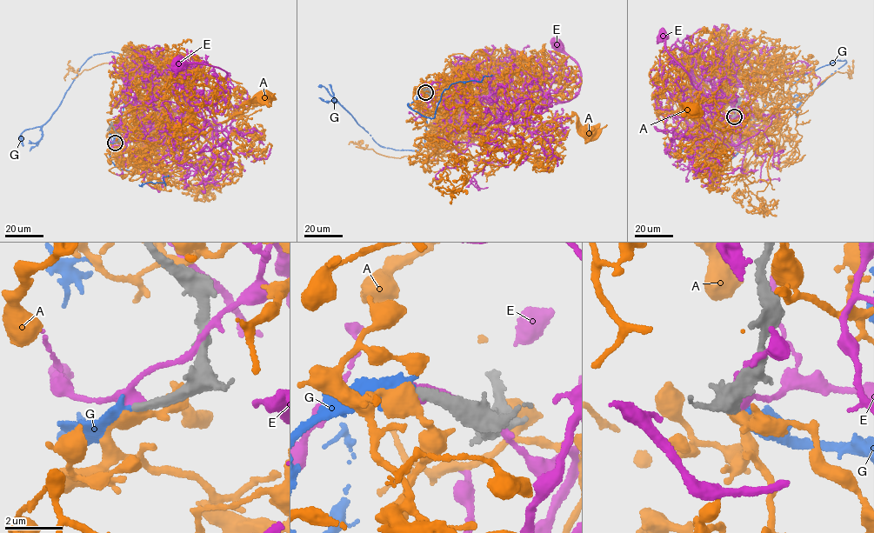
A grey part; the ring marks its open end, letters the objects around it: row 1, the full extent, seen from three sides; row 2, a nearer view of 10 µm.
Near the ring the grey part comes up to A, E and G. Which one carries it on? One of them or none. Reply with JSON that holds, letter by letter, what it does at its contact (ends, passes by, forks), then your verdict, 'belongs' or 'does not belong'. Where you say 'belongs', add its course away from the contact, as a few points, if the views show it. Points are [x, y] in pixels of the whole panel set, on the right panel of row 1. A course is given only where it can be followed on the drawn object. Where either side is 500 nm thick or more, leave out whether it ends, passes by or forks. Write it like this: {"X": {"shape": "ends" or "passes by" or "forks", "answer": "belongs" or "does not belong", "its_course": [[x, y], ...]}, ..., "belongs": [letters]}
{"A": {"shape": "passes by", "answer": "does not belong"}, "E": {"shape": "passes by", "answer": "does not belong"}, "G": {"shape": "ends", "answer": "belongs", "its_course": [[734, 116], [750, 126], [764, 106], [802, 76], [846, 60], [805, 96], [795, 95], [789, 108]]}, "belongs": ["G"]}

